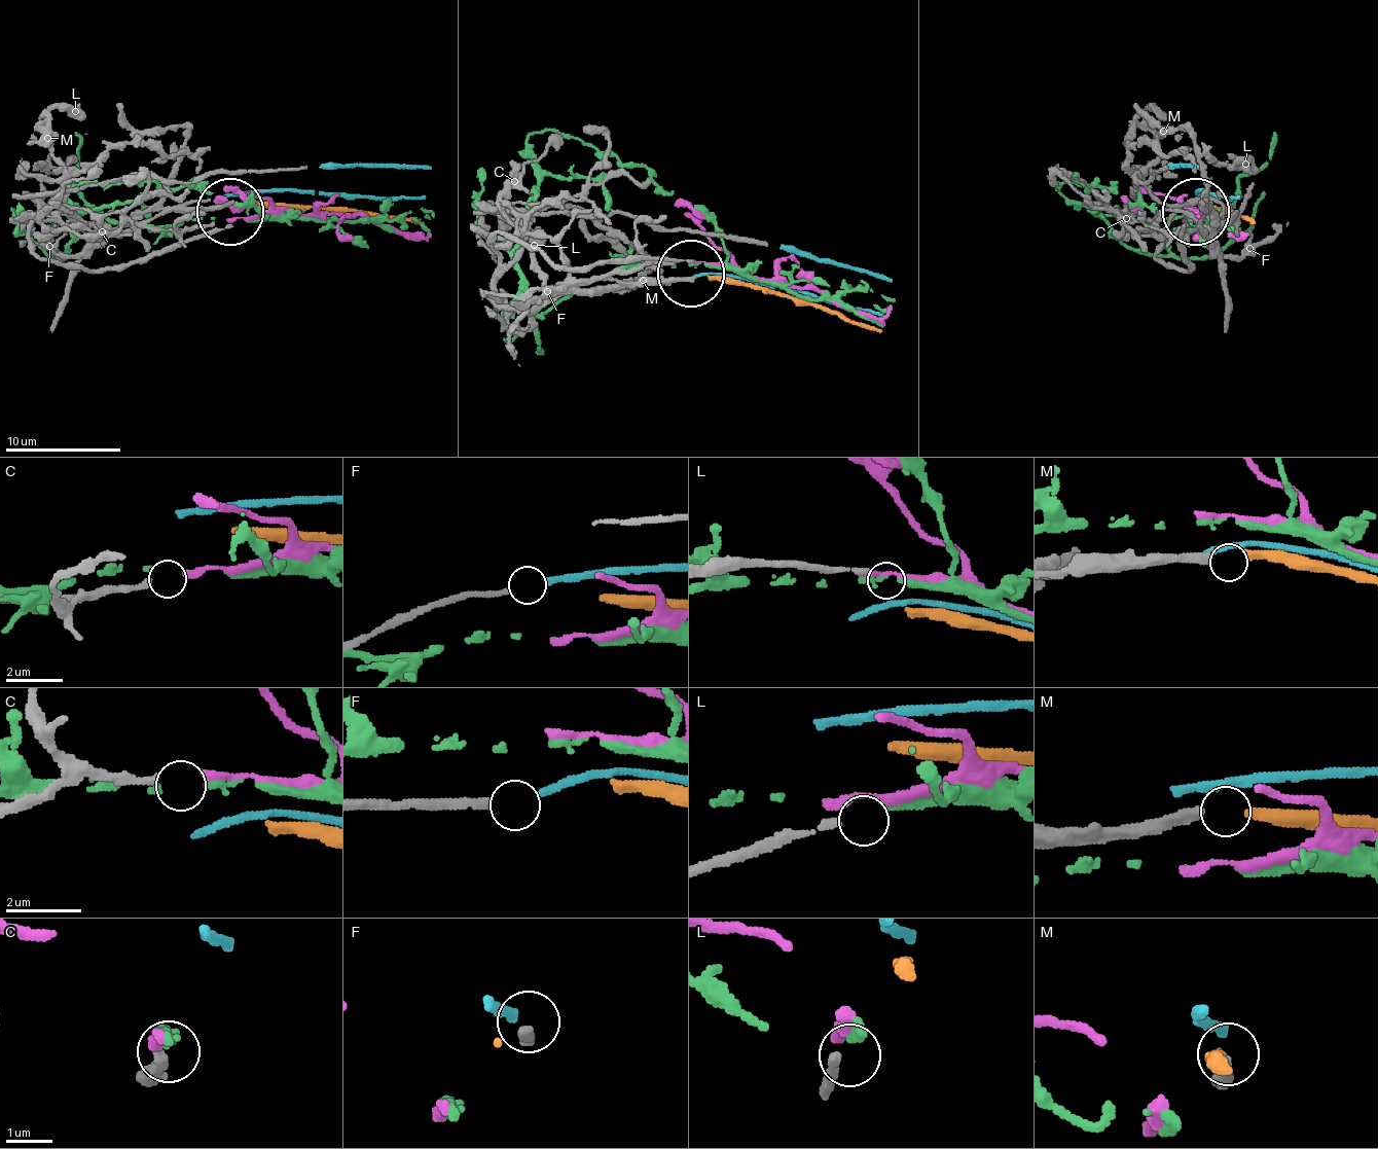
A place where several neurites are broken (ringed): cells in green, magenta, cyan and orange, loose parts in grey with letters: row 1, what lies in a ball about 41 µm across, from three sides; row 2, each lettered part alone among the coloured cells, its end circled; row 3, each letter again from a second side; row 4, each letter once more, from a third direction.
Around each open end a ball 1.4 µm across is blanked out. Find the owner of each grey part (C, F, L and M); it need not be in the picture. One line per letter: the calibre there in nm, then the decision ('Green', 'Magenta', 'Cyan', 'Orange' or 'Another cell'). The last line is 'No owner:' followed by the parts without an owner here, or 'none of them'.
C: Thickness 200 nm. Magenta
F: Thickness 200 nm. Cyan
L: Thickness 180 nm. Another cell
M: Thickness 280 nm. Orange
No owner: L

